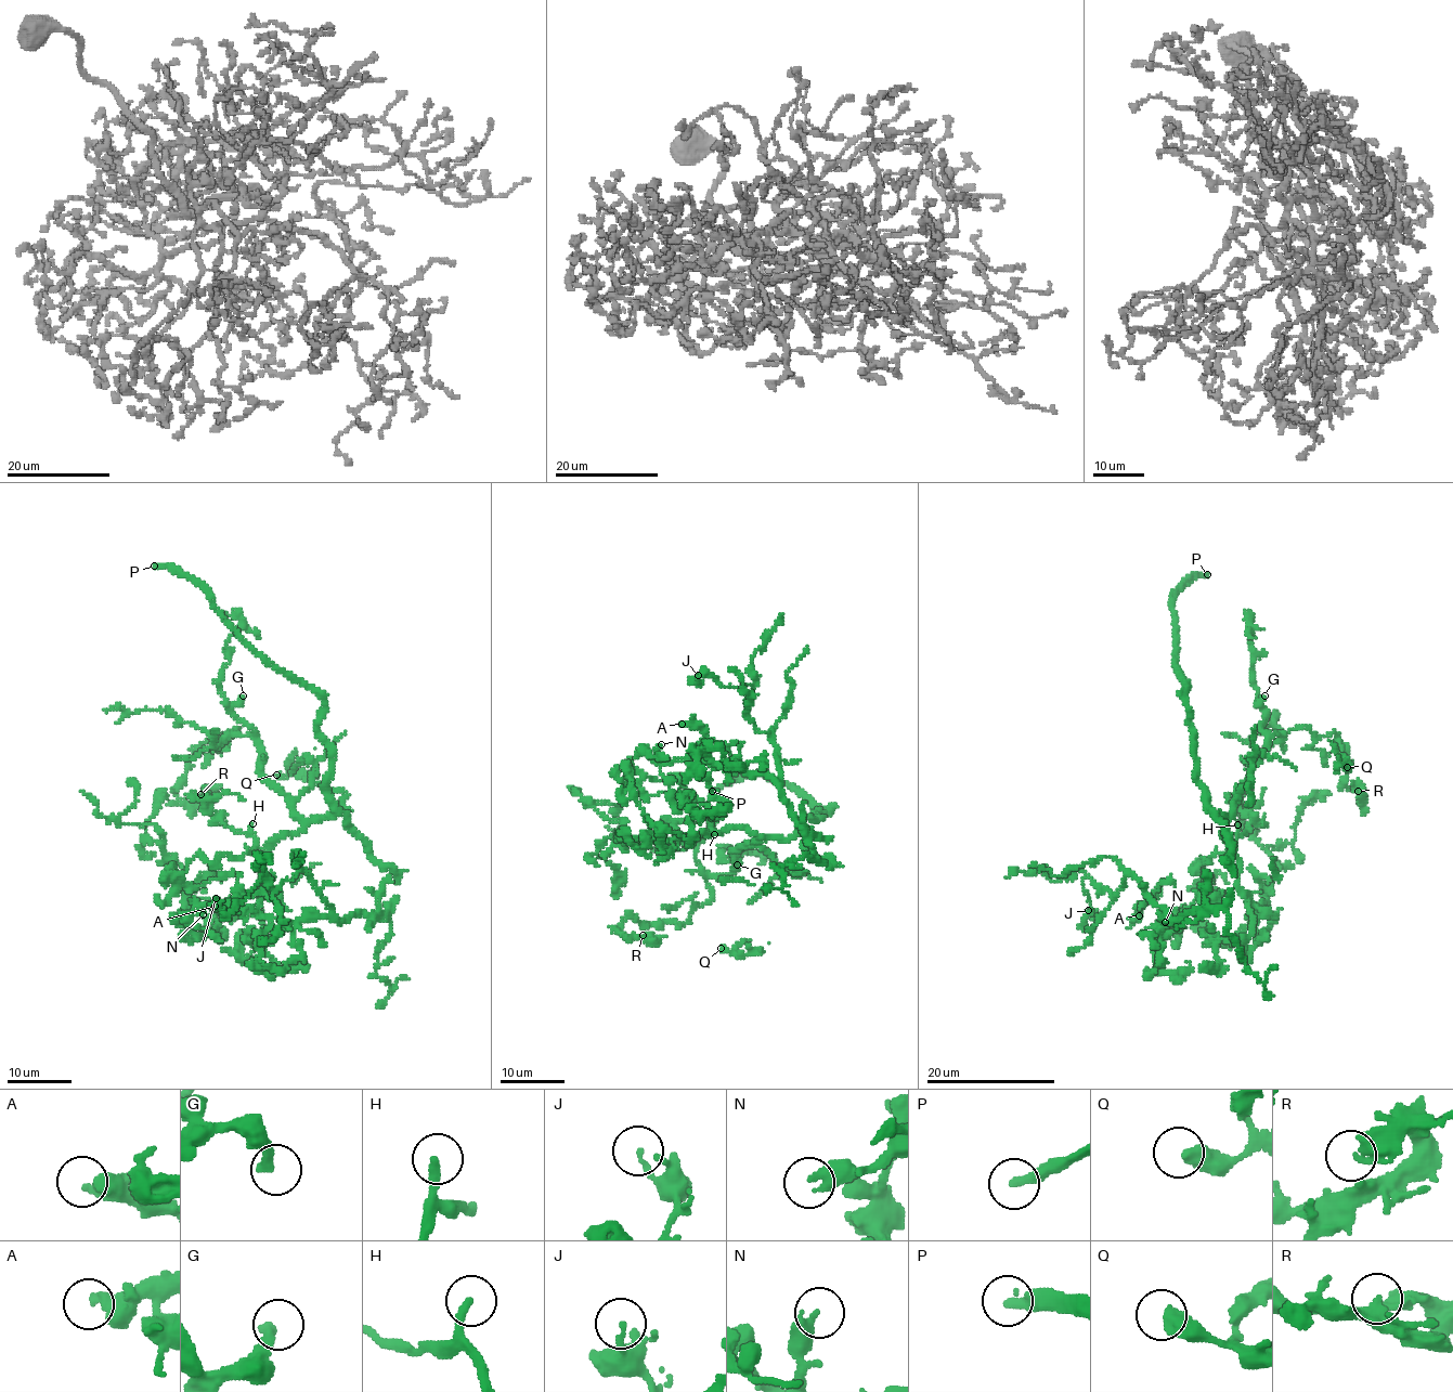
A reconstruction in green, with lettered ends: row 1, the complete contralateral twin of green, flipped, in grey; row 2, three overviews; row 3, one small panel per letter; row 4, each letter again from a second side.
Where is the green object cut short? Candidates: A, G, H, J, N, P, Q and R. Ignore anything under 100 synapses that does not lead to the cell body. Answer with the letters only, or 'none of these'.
G, H, P

